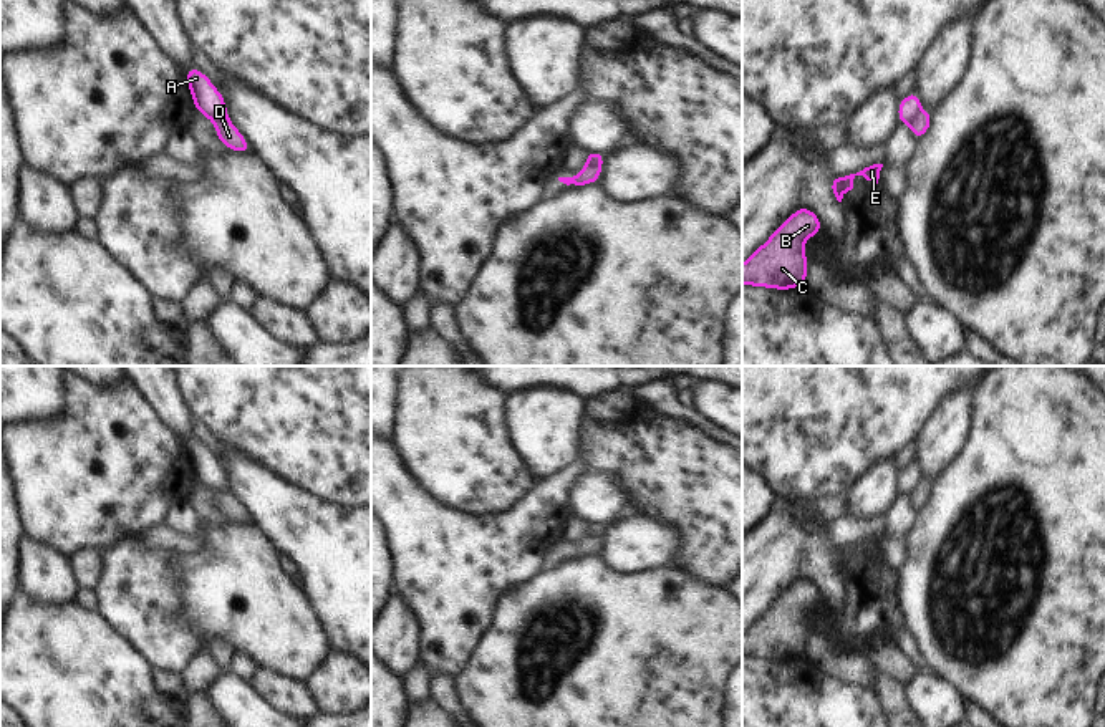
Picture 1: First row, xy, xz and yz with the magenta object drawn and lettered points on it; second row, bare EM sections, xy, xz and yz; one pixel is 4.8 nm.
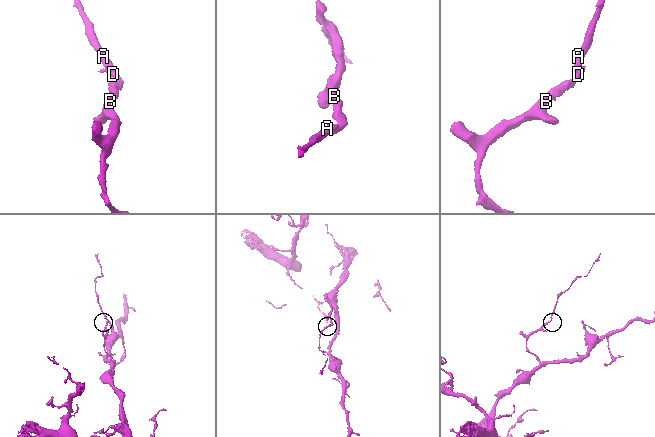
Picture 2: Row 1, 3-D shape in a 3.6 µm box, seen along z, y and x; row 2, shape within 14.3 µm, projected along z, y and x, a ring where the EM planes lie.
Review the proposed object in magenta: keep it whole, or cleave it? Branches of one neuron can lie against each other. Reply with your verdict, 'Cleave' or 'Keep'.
Cleave

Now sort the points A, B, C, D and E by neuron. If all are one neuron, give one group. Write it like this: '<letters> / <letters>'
A / B C D E

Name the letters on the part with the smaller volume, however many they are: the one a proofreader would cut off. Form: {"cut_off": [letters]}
{"cut_off": ["A"]}

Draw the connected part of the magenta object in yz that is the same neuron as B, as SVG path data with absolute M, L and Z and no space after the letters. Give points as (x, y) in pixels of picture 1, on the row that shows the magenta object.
M799 207L742 263L742 285L794 290L807 285L808 257L803 243L822 234L822 222L808 207Z

